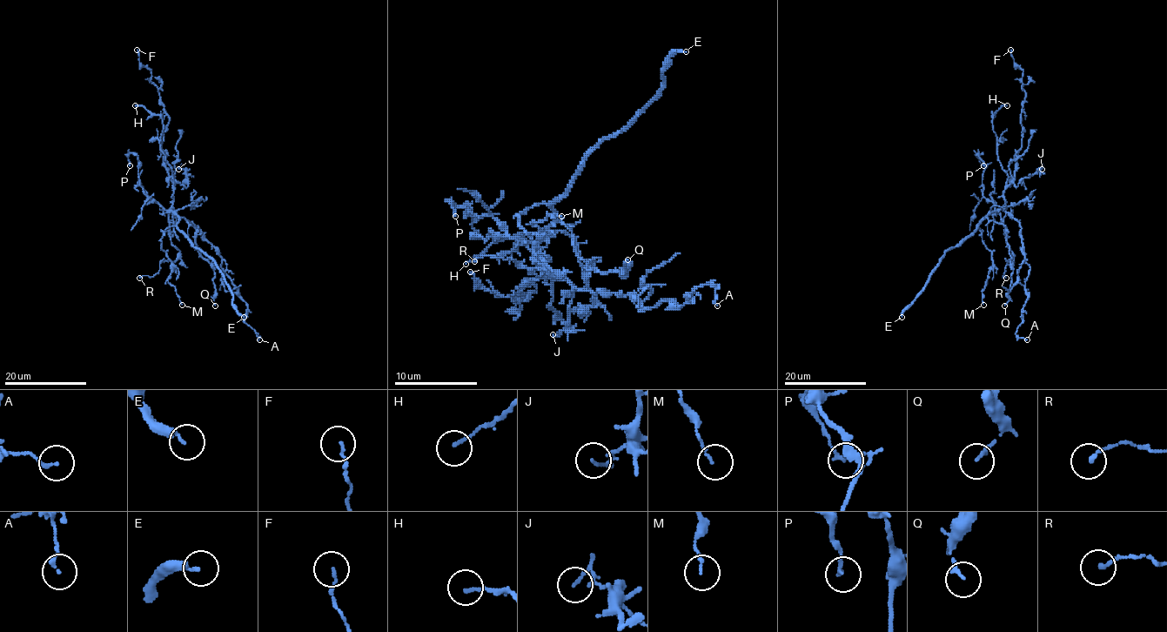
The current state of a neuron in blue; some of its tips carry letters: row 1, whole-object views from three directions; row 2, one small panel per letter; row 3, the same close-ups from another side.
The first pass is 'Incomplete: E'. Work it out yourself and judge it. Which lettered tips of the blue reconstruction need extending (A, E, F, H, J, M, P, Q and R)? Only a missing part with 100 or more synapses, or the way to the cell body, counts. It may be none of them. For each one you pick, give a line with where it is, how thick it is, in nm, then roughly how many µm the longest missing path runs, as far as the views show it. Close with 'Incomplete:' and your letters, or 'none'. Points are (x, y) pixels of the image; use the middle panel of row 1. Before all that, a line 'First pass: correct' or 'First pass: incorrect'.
First pass: correct
E: (686, 51) | 200 nm | 45 µm
Incomplete: E

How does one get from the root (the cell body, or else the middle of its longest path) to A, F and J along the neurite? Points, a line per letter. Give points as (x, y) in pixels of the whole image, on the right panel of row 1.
A: (1006, 206), (1021, 228), (1022, 254), (1030, 268), (1025, 279), (1029, 298), (1016, 332), (1027, 339)
F: (1006, 206), (1003, 190), (1014, 178), (1025, 97), (1023, 71), (1010, 50)
J: (1006, 206), (1003, 191), (1012, 183), (1017, 187), (1024, 178), (1032, 176), (1042, 166), (1042, 169)

